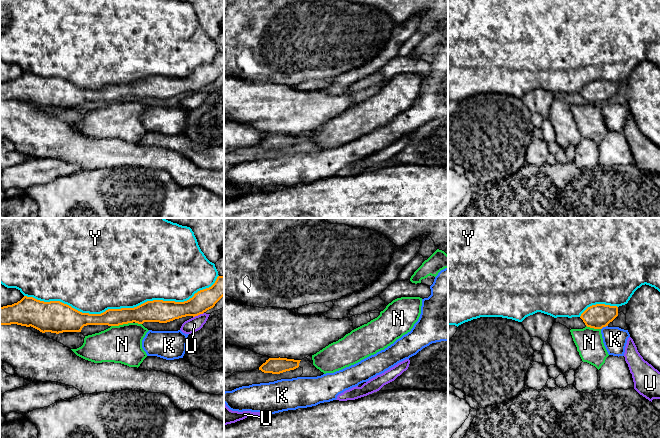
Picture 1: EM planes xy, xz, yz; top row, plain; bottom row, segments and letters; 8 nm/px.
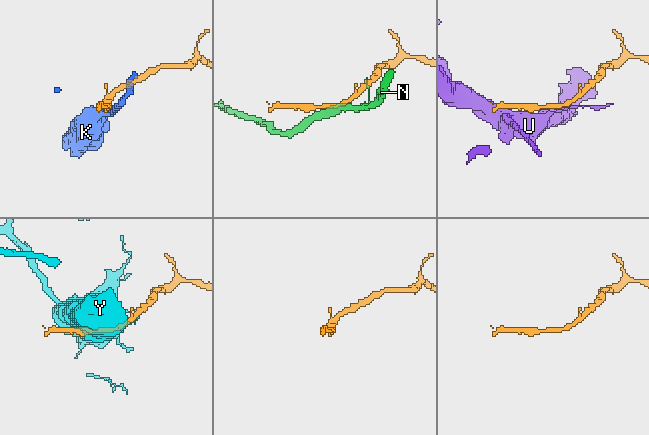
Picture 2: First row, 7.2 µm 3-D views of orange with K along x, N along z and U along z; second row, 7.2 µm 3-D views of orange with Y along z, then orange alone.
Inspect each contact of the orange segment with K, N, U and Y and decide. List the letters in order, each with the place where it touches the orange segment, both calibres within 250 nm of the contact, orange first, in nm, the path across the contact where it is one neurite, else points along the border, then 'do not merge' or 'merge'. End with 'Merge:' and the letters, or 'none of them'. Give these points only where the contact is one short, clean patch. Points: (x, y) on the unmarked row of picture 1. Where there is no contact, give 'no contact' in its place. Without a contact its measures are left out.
K: yz (604, 102) | 190/190 nm | do not merge
N: xy (121, 100) | 160/300 nm | do not merge
U: xy (198, 90) | 170/120 nm | along xy (203, 88), (193, 93) | do not merge
Y: xy (122, 84) | 180/500 nm | do not merge
Merge: none of them

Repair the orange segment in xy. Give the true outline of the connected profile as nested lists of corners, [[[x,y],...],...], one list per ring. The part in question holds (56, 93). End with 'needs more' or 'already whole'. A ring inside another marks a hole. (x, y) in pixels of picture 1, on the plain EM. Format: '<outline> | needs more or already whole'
[[[224,52],[184,78],[153,76],[134,84],[108,85],[101,90],[82,89],[60,77],[44,78],[24,72],[12,81],[0,83],[0,101],[33,103],[42,109],[81,108],[87,101],[119,102],[144,98],[167,99],[186,92],[198,92],[213,84],[224,72]]] | already whole

